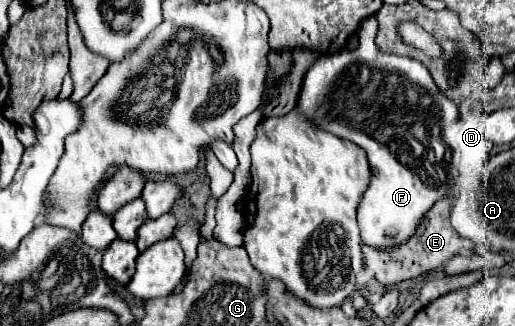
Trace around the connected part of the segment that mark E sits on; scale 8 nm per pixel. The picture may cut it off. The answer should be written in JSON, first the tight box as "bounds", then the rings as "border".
{"bounds":[361,195,473,285],"border":[[[445,195],[443,199],[439,199],[431,207],[431,211],[427,211],[427,215],[421,219],[415,235],[411,235],[411,239],[407,239],[407,243],[401,243],[399,247],[375,249],[375,247],[369,247],[369,245],[361,243],[365,267],[375,273],[375,279],[381,285],[393,285],[393,283],[399,283],[399,281],[405,281],[405,279],[419,277],[419,275],[423,275],[431,269],[437,269],[437,267],[445,265],[451,257],[459,255],[459,253],[469,253],[473,249],[473,243],[469,239],[459,237],[457,231],[449,223],[451,203],[453,203],[451,195]]]}

